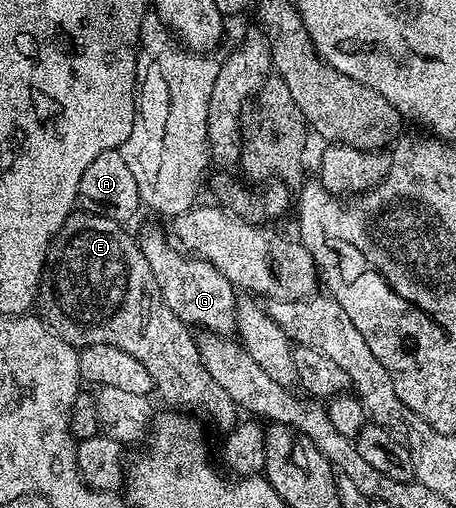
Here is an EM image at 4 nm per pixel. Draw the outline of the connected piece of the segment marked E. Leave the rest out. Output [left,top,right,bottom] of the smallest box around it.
[36,212,240,432]

